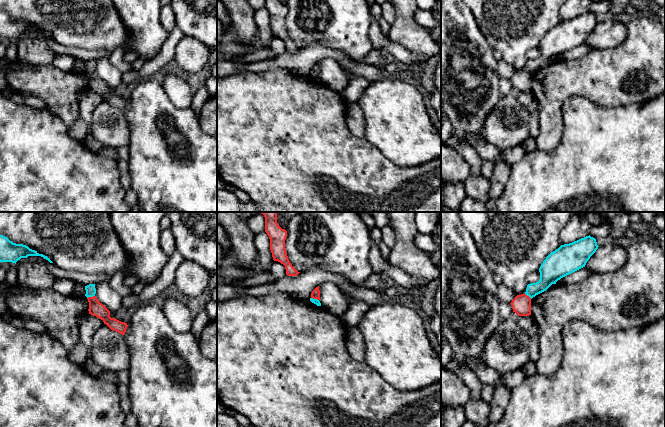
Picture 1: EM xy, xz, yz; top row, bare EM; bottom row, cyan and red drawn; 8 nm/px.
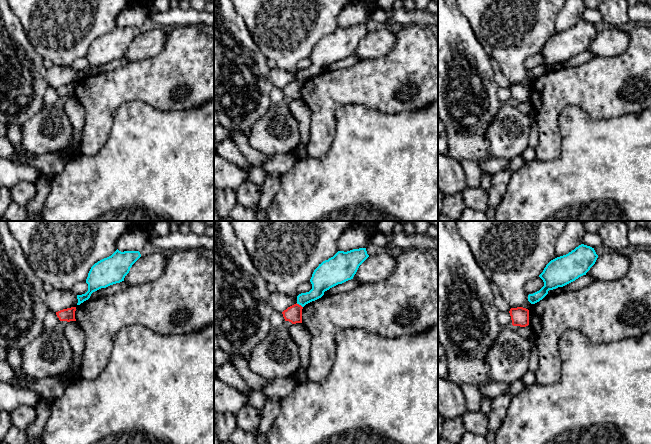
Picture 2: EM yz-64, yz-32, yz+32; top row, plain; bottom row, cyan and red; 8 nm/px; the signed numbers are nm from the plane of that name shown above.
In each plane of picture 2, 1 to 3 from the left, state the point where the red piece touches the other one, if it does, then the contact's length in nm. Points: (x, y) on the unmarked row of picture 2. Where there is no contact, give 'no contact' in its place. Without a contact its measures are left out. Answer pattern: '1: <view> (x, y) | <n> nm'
1: no contact
2: yz-32 (299, 80) | 70 nm
3: no contact

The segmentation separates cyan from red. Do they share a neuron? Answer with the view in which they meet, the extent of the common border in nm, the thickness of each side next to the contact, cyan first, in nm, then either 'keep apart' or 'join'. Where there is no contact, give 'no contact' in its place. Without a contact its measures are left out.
contact in xy; length 70 nm; calibres 80 and 120 nm; keep apart

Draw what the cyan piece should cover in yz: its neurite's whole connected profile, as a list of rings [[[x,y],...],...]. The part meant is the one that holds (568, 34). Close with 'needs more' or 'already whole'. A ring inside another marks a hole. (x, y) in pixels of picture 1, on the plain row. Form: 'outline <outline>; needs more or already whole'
outline [[[589,12],[561,21],[551,28],[539,44],[540,56],[527,61],[525,70],[531,75],[546,67],[561,54],[585,43],[598,25],[596,15]]]; already whole

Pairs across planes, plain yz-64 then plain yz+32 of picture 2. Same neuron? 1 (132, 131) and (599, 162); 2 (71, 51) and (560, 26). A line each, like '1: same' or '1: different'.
1: same
2: different

